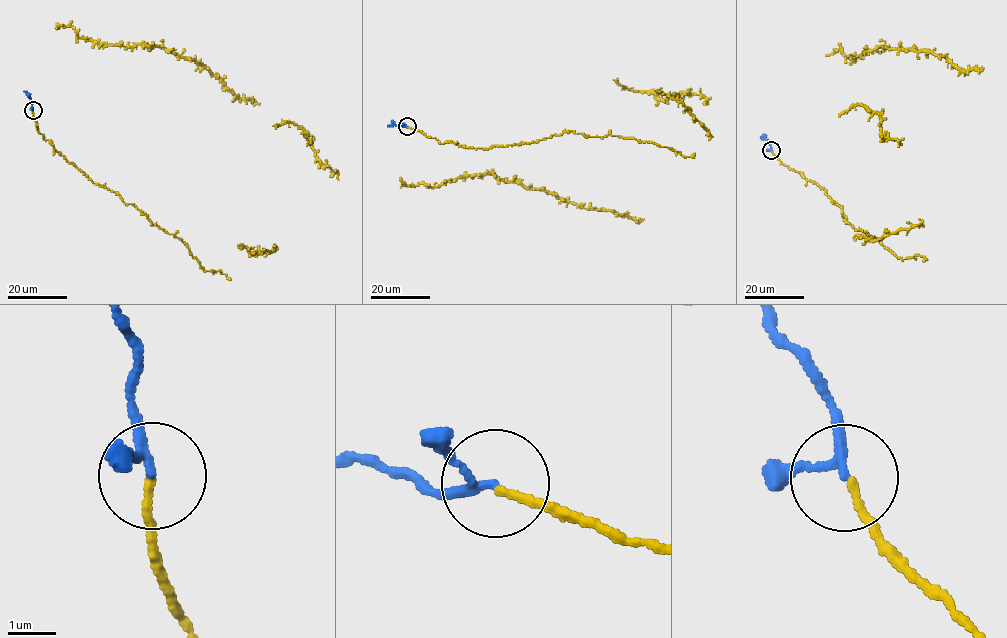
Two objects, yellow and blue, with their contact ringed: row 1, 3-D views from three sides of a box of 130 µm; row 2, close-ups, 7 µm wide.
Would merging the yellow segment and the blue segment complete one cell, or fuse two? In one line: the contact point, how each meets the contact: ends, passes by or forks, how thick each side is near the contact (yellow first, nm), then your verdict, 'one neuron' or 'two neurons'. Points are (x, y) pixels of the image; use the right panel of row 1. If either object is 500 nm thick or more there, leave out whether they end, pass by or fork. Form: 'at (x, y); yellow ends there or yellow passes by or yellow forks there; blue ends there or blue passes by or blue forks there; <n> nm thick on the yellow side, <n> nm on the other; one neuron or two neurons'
at (771, 150); yellow ends there; blue passes by; 150 nm thick on the yellow side, 150 nm on the other; one neuron

